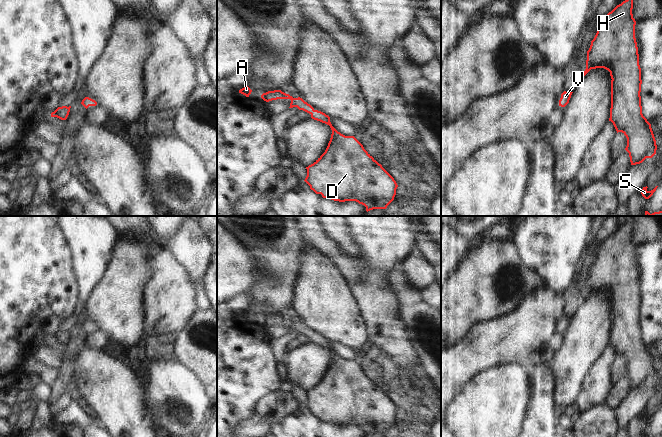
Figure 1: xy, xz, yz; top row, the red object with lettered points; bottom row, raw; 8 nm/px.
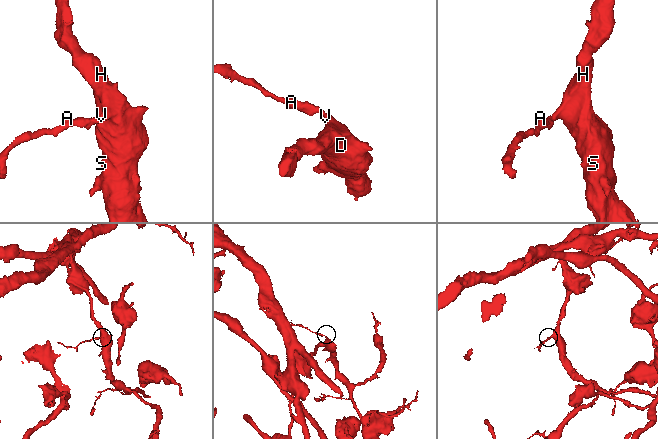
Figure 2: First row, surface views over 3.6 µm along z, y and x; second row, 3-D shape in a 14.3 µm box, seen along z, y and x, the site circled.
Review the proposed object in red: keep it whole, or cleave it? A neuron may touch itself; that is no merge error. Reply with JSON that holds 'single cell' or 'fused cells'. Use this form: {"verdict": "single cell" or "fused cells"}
{"verdict": "single cell"}

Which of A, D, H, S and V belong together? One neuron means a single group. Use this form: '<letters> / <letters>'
A D H S V

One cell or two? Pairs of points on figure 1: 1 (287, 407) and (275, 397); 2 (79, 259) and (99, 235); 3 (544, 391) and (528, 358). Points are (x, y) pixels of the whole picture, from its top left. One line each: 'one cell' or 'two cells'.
1: one cell
2: one cell
3: two cells

